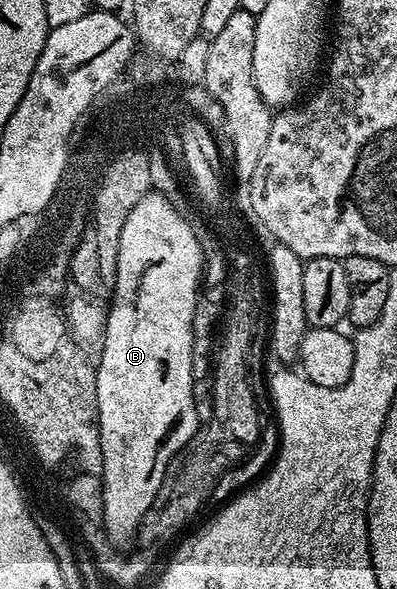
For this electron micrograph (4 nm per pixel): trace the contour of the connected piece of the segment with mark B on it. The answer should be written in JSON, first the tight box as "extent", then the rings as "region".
{"extent":[96,191,205,547],"region":[[[161,191],[144,193],[131,207],[131,215],[127,215],[127,223],[123,223],[123,231],[119,235],[119,259],[117,260],[117,278],[111,294],[111,302],[108,306],[106,319],[106,337],[104,346],[100,350],[99,360],[96,362],[98,385],[98,431],[100,433],[102,447],[102,473],[100,475],[102,485],[102,522],[105,533],[117,547],[122,547],[138,536],[138,529],[142,522],[146,520],[151,510],[158,504],[161,484],[165,481],[167,463],[171,463],[173,456],[180,451],[183,446],[197,433],[199,422],[197,420],[196,400],[193,398],[192,377],[192,347],[193,347],[193,320],[199,294],[203,289],[203,266],[205,264],[205,254],[201,251],[201,244],[197,238],[196,228],[181,218],[181,209],[172,206],[168,196]]]}

